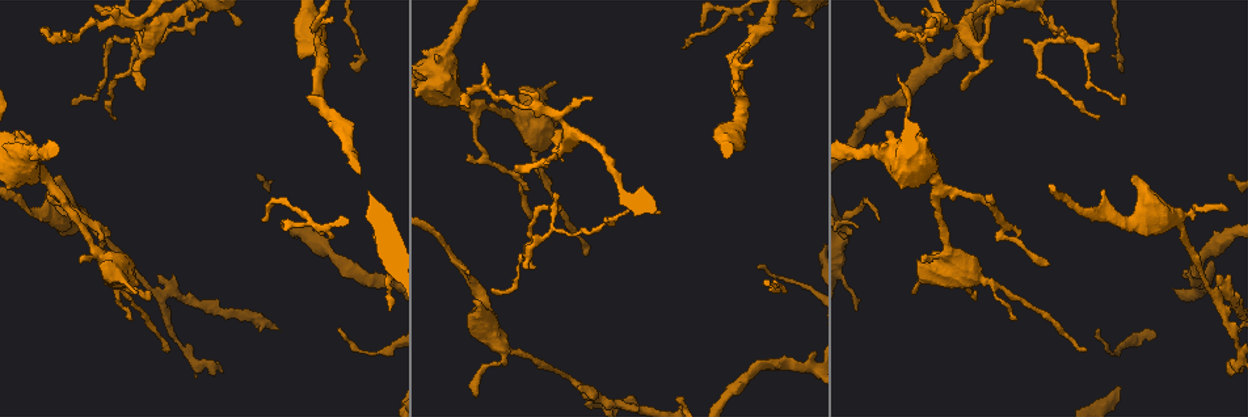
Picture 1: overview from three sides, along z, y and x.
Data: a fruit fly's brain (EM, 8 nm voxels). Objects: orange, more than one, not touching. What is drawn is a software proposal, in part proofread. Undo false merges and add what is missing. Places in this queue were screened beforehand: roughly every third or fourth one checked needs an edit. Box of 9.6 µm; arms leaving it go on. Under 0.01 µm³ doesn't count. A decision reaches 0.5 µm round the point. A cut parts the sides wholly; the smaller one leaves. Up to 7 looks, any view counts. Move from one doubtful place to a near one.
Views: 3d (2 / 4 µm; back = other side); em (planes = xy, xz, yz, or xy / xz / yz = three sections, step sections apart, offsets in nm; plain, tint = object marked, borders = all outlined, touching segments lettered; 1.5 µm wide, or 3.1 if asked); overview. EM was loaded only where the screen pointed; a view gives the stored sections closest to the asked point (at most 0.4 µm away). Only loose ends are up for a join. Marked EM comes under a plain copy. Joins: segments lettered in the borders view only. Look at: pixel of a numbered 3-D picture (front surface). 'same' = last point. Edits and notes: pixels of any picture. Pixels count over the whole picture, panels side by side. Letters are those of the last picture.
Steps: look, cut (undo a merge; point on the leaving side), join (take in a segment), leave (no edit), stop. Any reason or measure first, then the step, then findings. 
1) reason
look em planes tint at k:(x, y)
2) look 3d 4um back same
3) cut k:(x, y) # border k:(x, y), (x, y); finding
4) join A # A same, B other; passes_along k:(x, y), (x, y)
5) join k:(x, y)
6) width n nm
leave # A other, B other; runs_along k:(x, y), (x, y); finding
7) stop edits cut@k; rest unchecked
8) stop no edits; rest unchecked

arms part here
look em xy step 4 tint at 1:(576, 383)

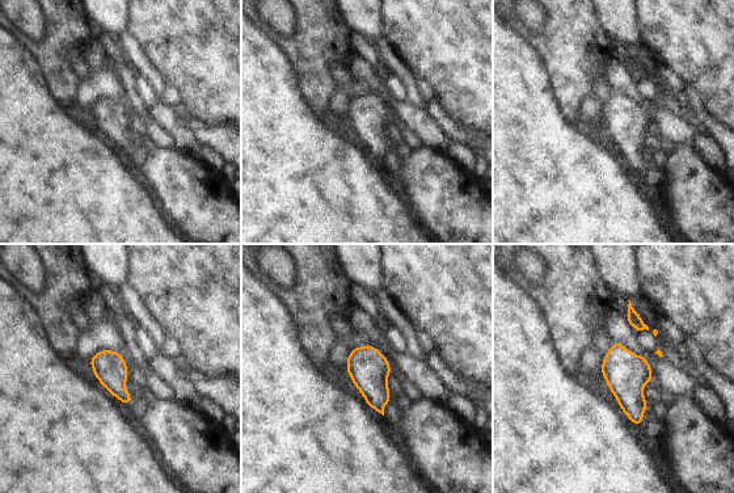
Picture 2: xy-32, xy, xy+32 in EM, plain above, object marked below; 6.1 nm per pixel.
another direction
look em planes borders same

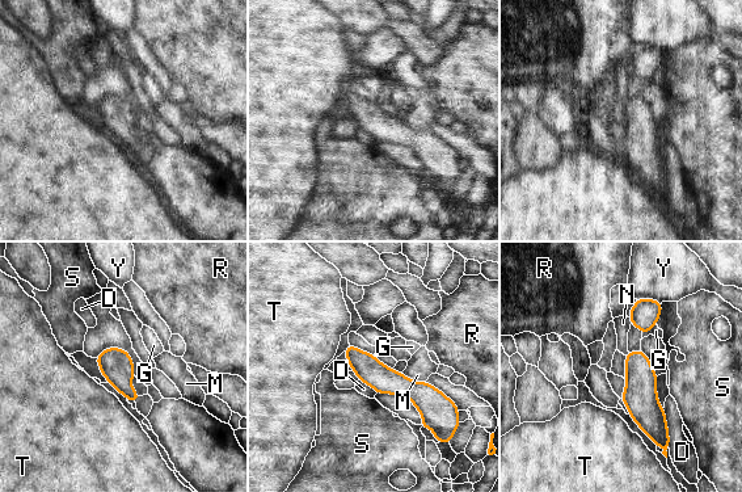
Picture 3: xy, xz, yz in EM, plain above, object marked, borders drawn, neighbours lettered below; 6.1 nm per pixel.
width 170 nm
leave # D other, G other, M other, N other, R other, S other, T other, Y other; runs_along 3:(349, 349), (383, 379), (441, 398); one neuron here

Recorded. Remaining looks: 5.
thin end
look em planes tint at 1:(81, 260)

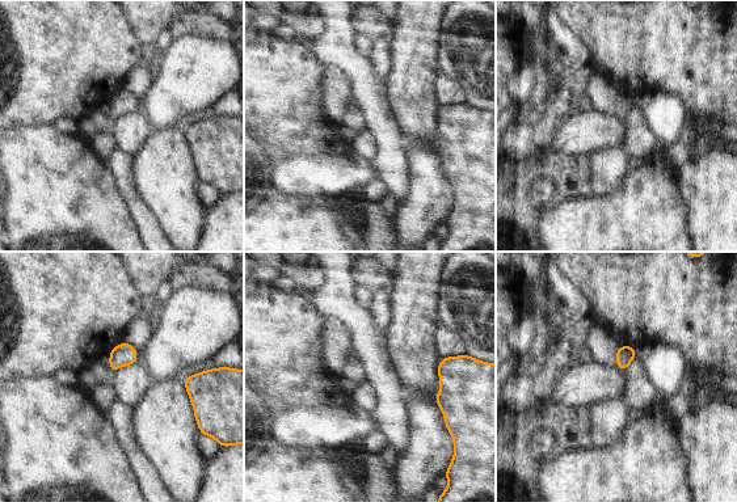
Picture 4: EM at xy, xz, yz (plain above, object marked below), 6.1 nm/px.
look em planes borders same

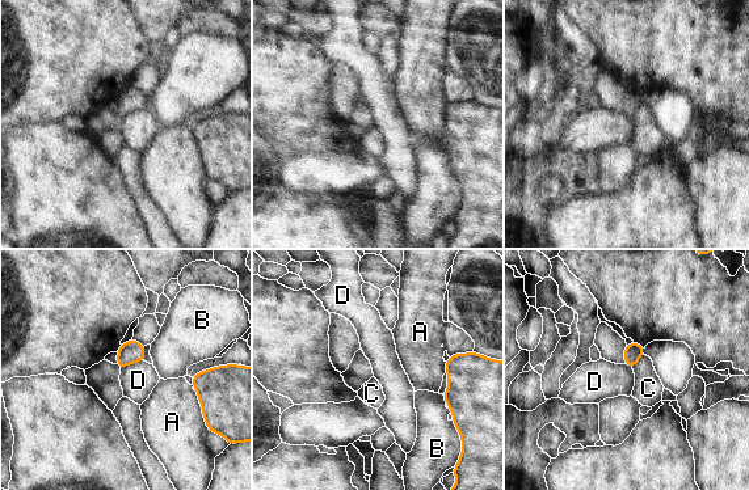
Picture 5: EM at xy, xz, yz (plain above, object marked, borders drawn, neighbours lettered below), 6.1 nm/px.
leave # A other, B other, C other, D other; border 5:(143, 360), (129, 363), (121, 370); none of them fits

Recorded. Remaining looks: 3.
branch stops here
look em planes borders at 1:(857, 228)

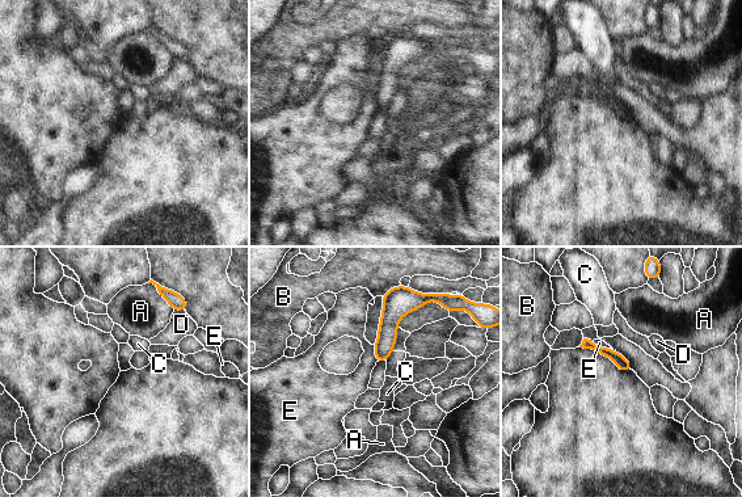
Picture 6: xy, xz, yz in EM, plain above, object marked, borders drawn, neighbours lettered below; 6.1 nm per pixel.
leave # A other, B other, C other, D other, E other; no lettered segment goes on from it

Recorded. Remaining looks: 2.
stop no edits; rest unchecked

